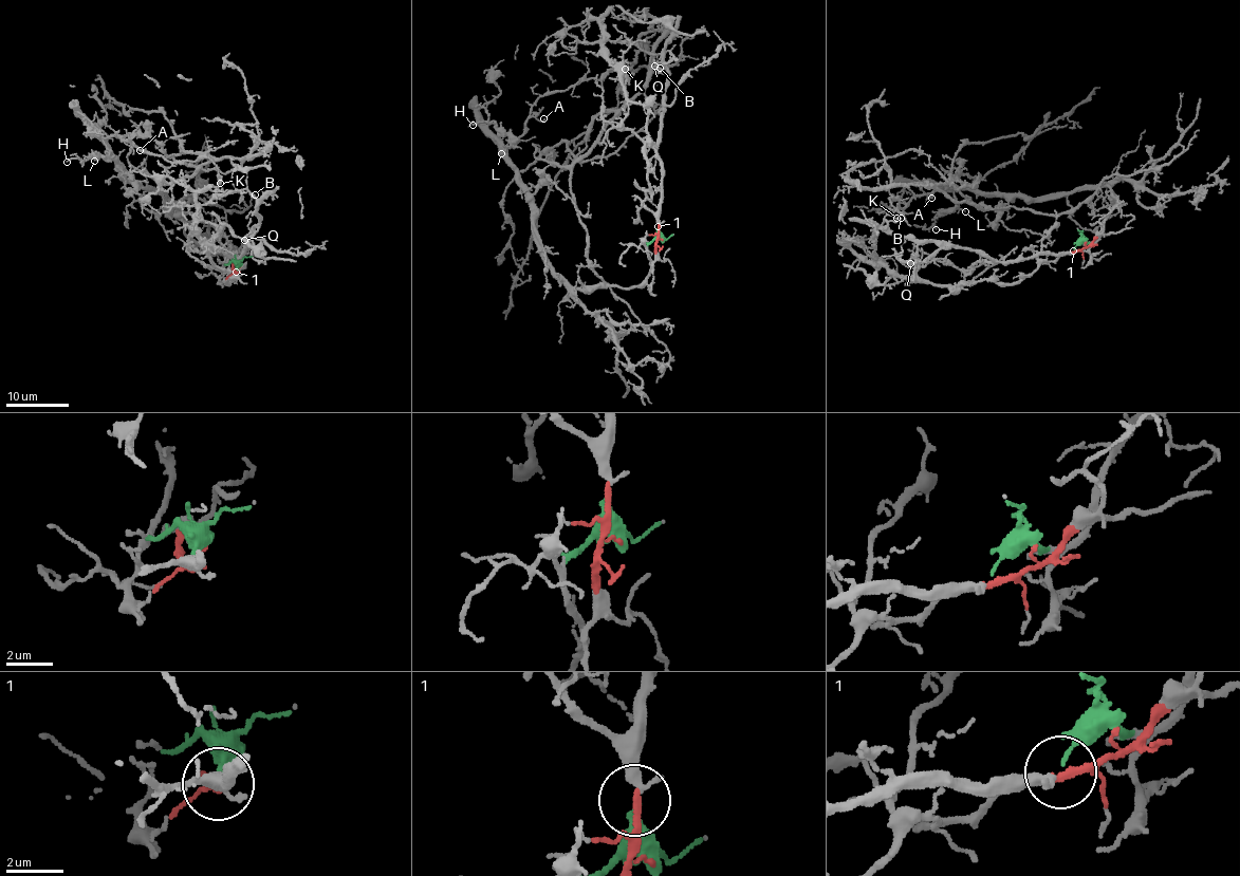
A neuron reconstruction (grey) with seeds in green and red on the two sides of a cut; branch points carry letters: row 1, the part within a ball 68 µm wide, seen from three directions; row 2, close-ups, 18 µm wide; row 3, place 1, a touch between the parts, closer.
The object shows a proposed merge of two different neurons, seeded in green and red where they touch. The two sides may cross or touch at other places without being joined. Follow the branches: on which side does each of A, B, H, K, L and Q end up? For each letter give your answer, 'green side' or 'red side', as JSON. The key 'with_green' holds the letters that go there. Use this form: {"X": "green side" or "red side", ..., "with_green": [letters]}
{"A": "green side", "B": "red side", "H": "green side", "K": "green side", "L": "green side", "Q": "red side", "with_green": ["A", "H", "K", "L"]}

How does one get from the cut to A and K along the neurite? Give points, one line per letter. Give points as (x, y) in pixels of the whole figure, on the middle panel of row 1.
A: (662, 239), (648, 248), (651, 271), (640, 284), (572, 286), (548, 262), (506, 152), (528, 118), (544, 119)
K: (662, 239), (648, 248), (651, 271), (640, 284), (572, 286), (548, 262), (506, 152), (541, 95), (626, 70)

